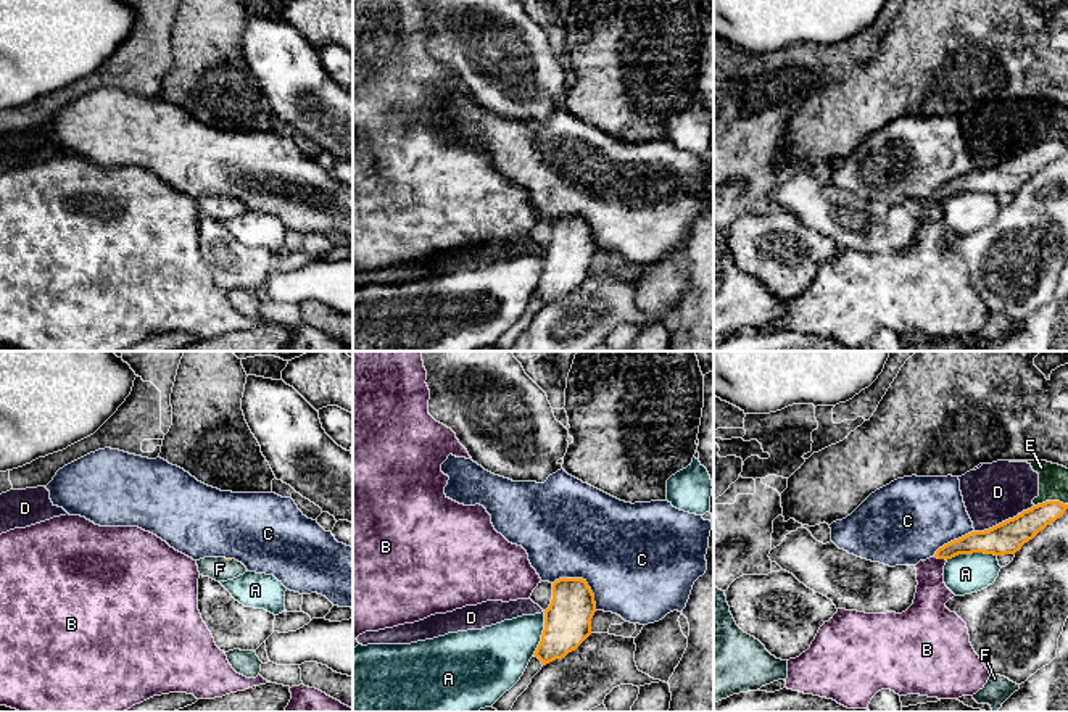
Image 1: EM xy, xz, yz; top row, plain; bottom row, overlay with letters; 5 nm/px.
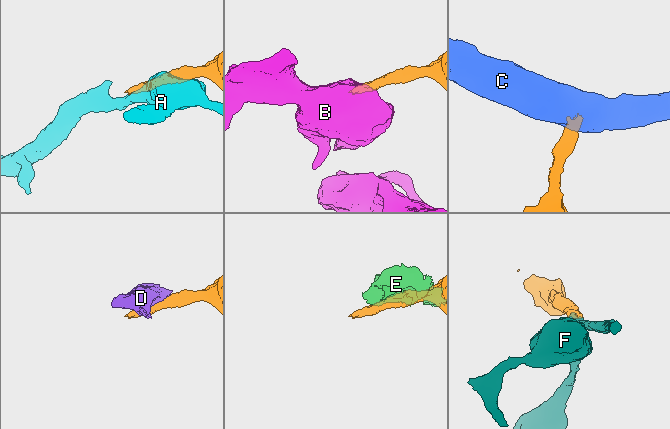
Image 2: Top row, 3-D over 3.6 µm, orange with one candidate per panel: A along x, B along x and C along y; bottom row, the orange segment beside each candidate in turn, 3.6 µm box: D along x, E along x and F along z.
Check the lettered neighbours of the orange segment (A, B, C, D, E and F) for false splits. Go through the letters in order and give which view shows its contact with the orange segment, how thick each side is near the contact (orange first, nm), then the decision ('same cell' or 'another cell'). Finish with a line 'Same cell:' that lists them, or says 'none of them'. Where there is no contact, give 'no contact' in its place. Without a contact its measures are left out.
A: contact in yz; calibres 160 and 200 nm; another cell
B: contact in yz; calibres 120 and 160 nm; another cell
C: contact in xz; calibres 240 and 480 nm; another cell
D: contact in yz; calibres 160 and 300 nm; another cell
E: contact in yz; calibres 150 and 140 nm; another cell
F: contact in xy; calibres 20 and 120 nm; same cell
Same cell: F

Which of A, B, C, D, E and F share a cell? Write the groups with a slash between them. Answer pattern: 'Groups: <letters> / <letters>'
Groups: A / B / C / D E / F

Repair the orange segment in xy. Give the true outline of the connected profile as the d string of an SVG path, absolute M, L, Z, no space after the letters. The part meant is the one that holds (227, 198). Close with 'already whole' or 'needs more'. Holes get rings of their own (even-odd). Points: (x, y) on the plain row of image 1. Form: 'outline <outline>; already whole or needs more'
outline M205 197L197 200L197 205L200 214L209 216L216 221L234 219L248 211L242 201L226 197Z; needs more

